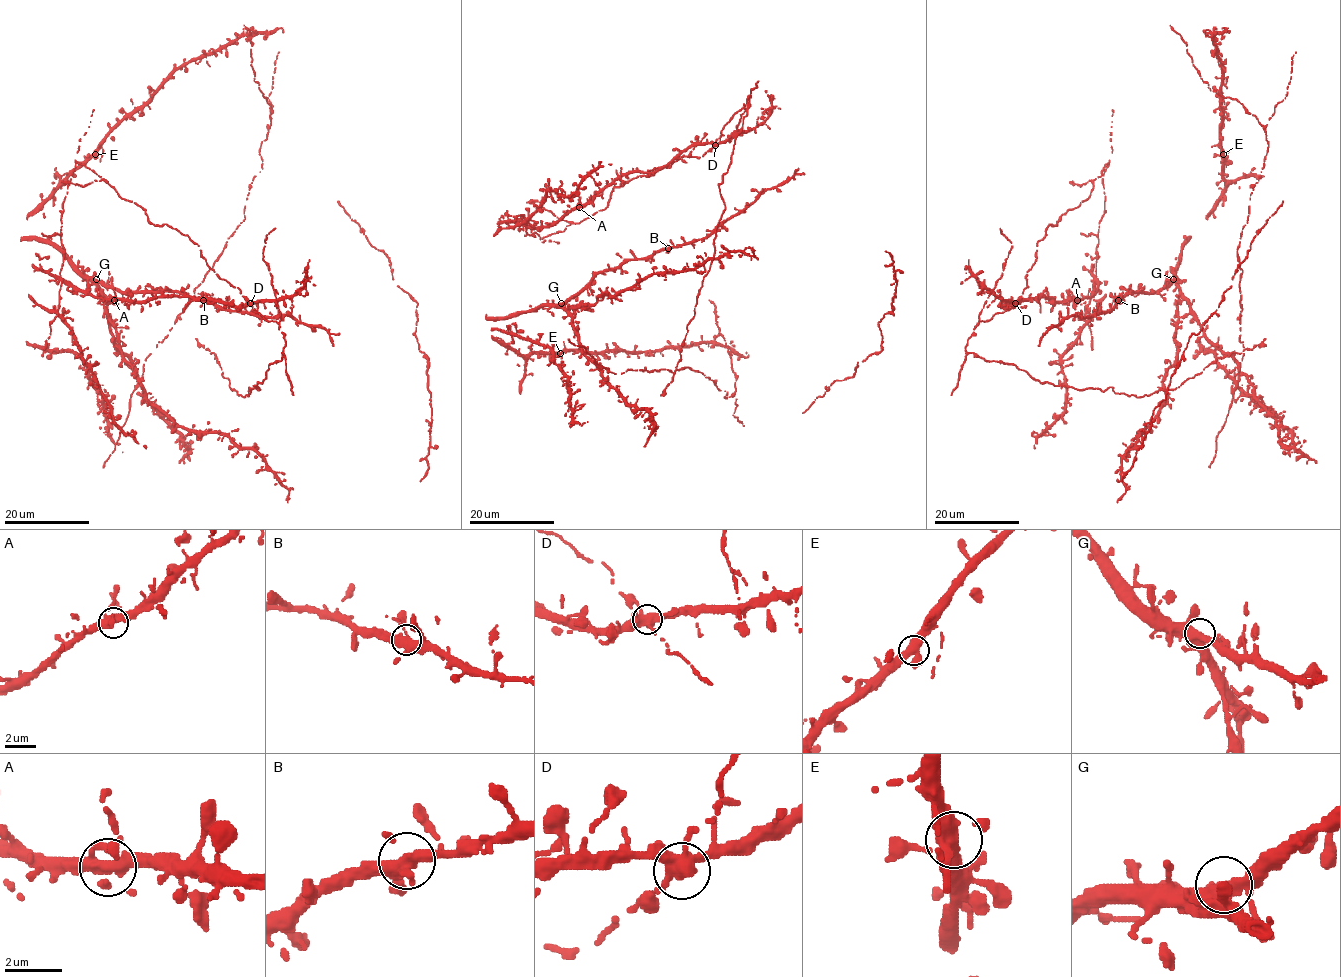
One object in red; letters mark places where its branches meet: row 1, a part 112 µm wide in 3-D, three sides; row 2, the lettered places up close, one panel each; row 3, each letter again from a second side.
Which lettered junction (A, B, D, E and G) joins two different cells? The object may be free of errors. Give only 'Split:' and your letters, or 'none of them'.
Split: D

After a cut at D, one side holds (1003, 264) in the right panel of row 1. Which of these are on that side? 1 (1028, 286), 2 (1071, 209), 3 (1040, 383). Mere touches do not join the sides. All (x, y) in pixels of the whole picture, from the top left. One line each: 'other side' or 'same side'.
1: same side
2: same side
3: same side

